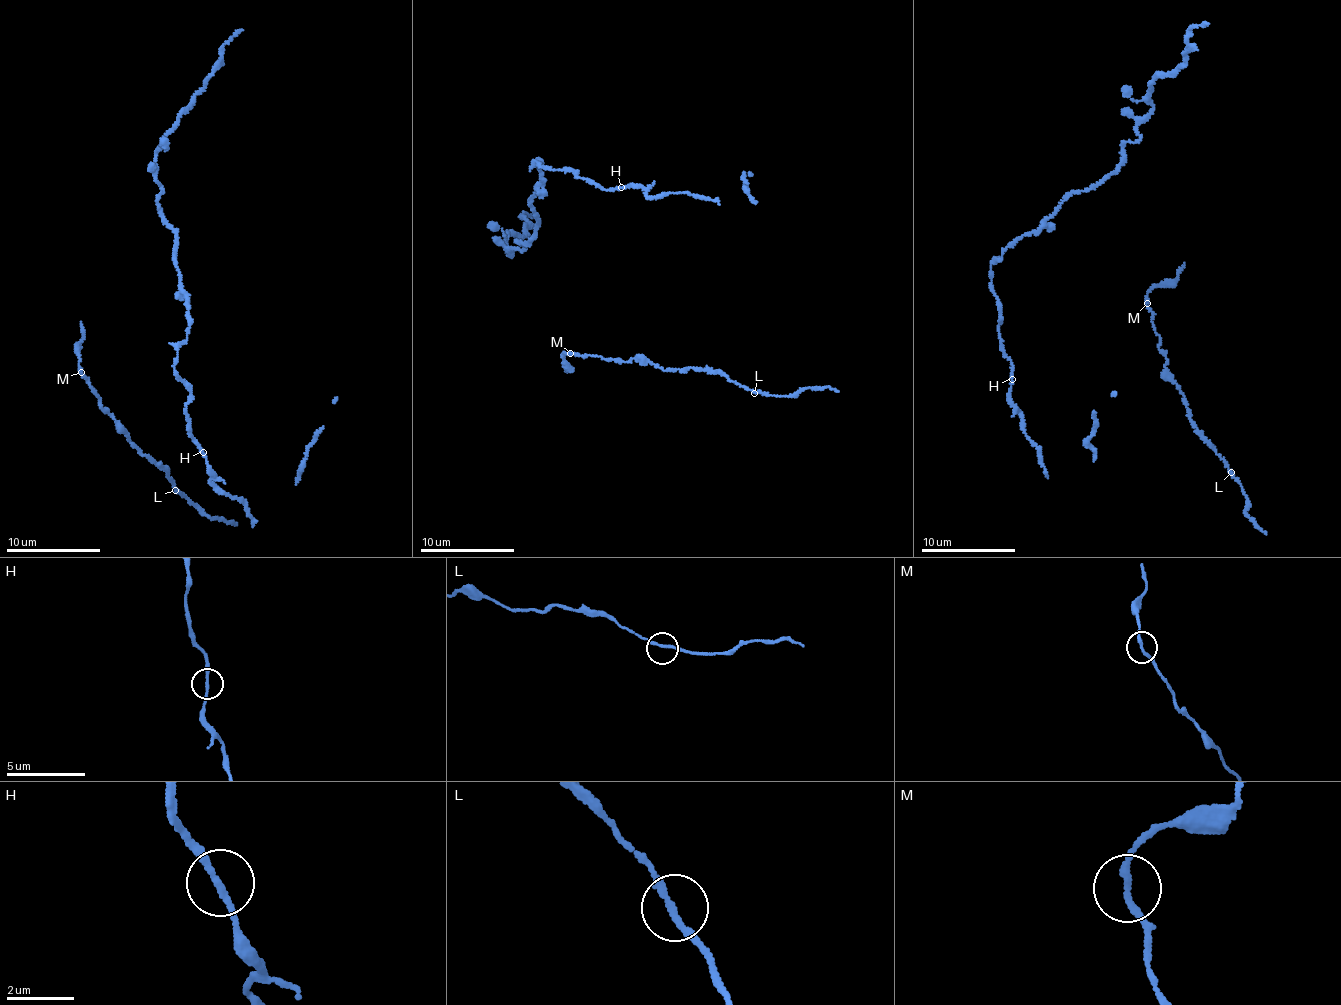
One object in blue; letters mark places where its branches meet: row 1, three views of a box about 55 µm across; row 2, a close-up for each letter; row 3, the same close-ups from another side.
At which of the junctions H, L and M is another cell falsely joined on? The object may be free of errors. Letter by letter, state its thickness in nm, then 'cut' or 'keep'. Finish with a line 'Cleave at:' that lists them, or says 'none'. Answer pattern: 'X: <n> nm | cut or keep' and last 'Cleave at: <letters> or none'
H: 180 nm | keep
L: 180 nm | keep
M: 190 nm | keep
Cleave at: none

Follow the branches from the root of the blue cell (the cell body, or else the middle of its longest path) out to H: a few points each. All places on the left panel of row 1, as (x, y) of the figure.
H: (175, 242), (174, 259), (190, 318), (174, 374), (190, 392), (186, 406), (188, 430), (203, 452)

